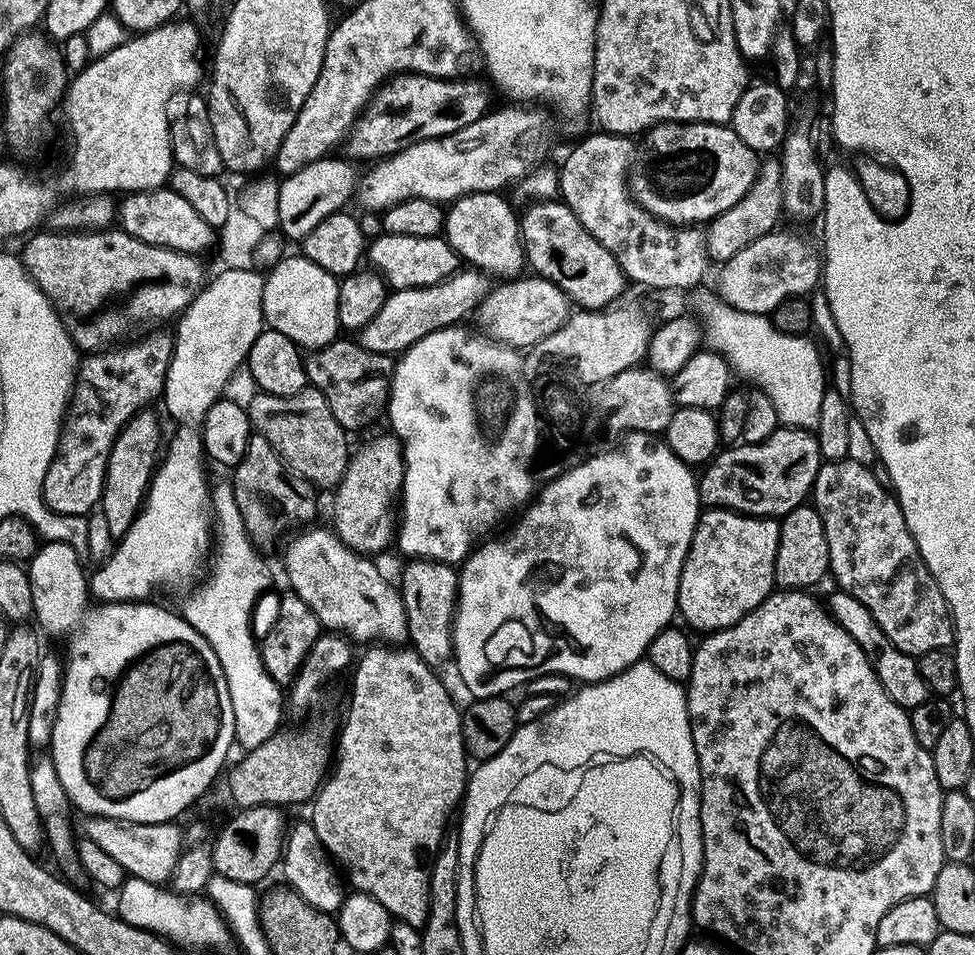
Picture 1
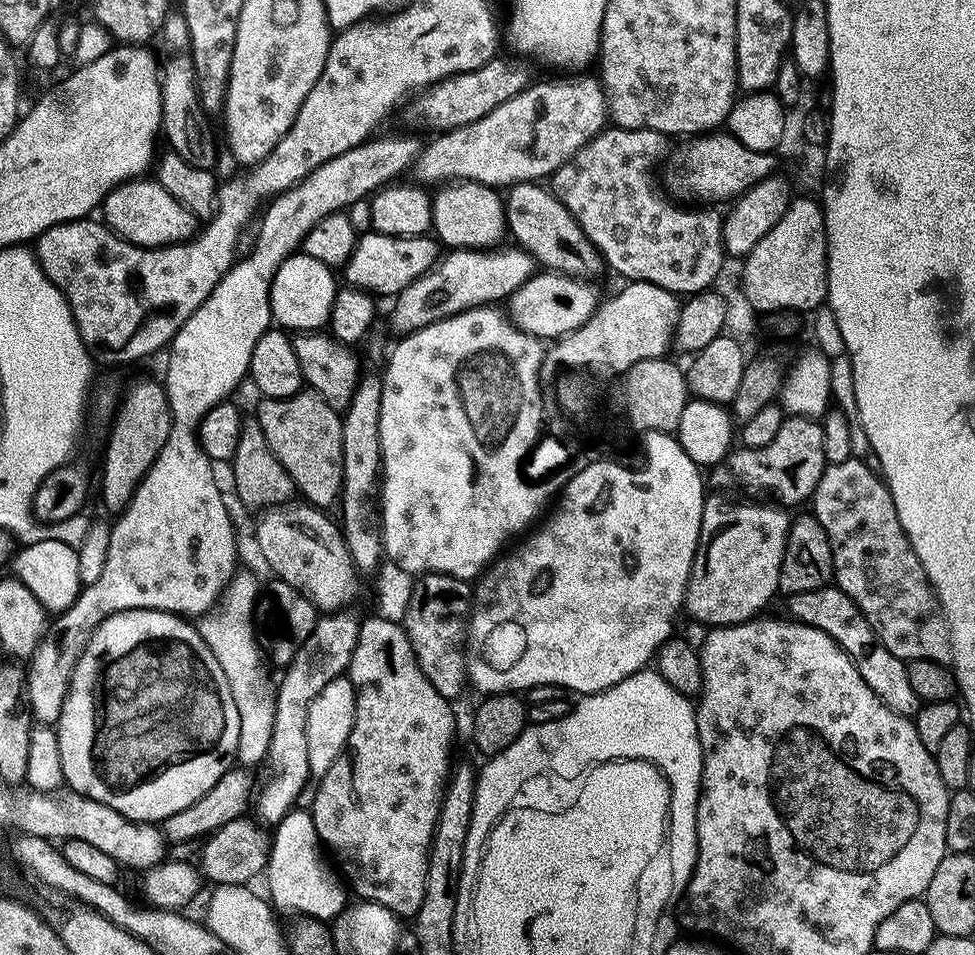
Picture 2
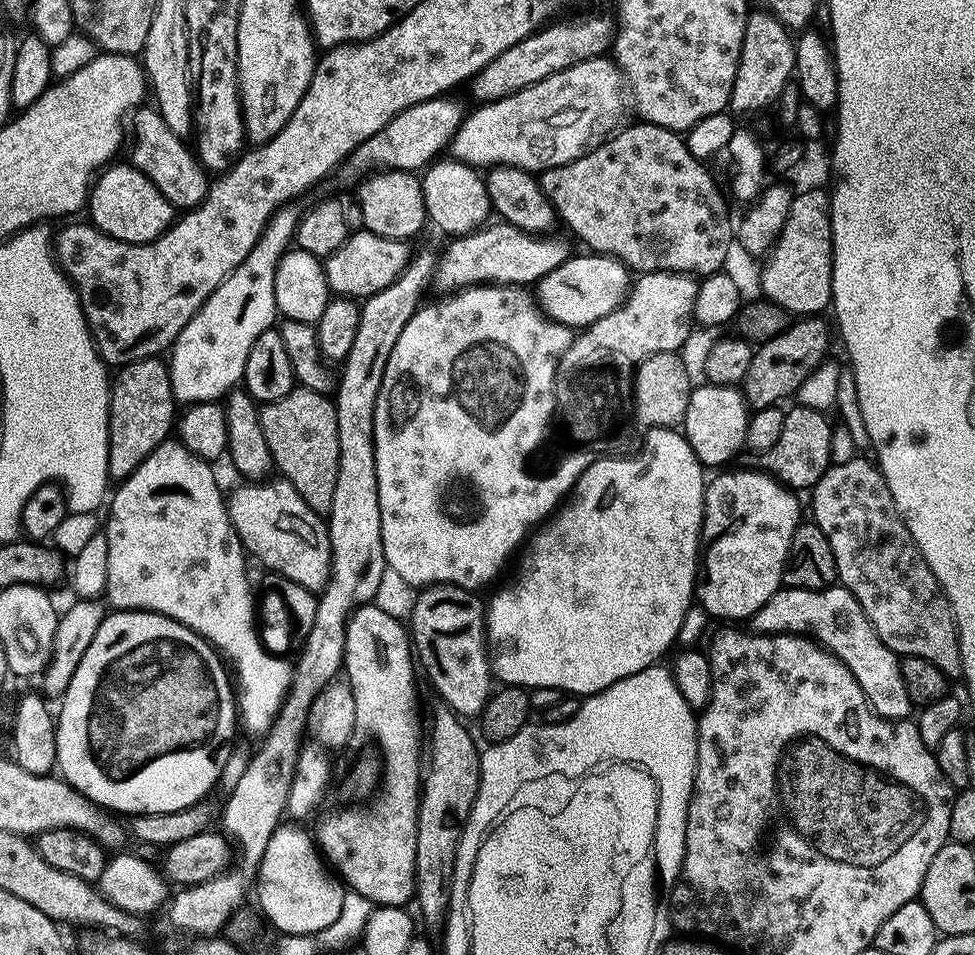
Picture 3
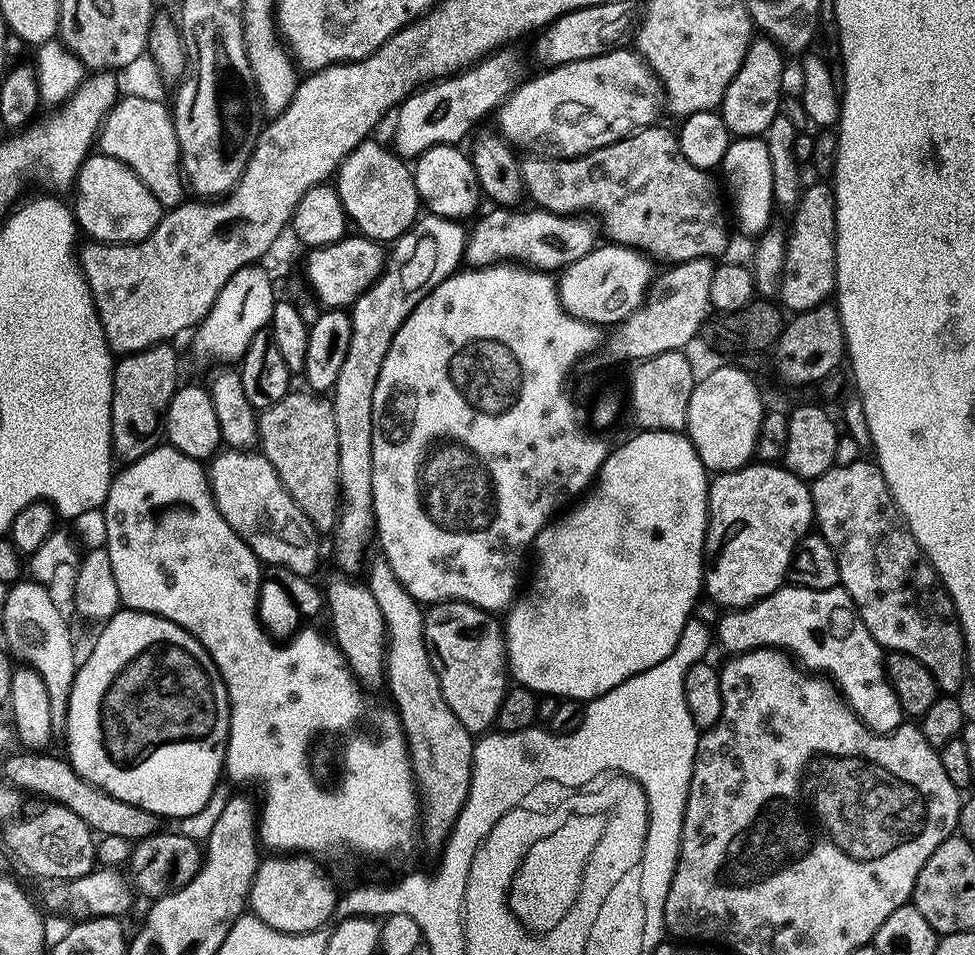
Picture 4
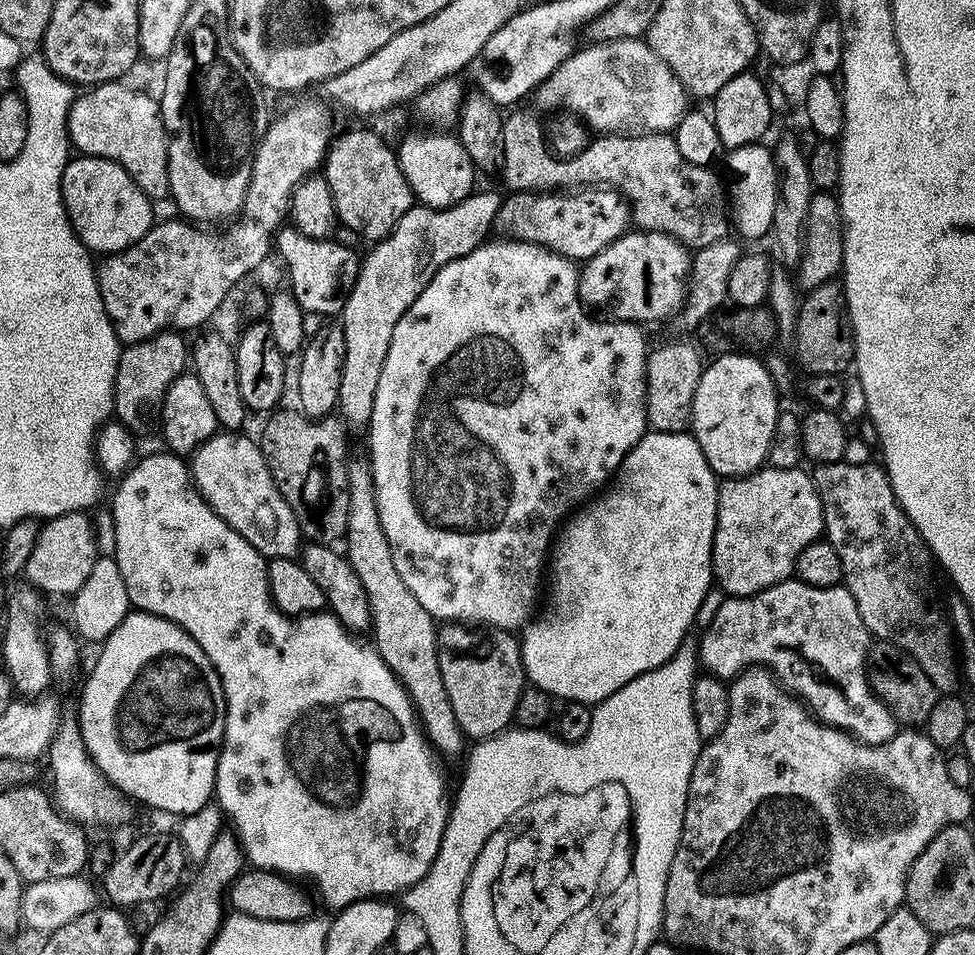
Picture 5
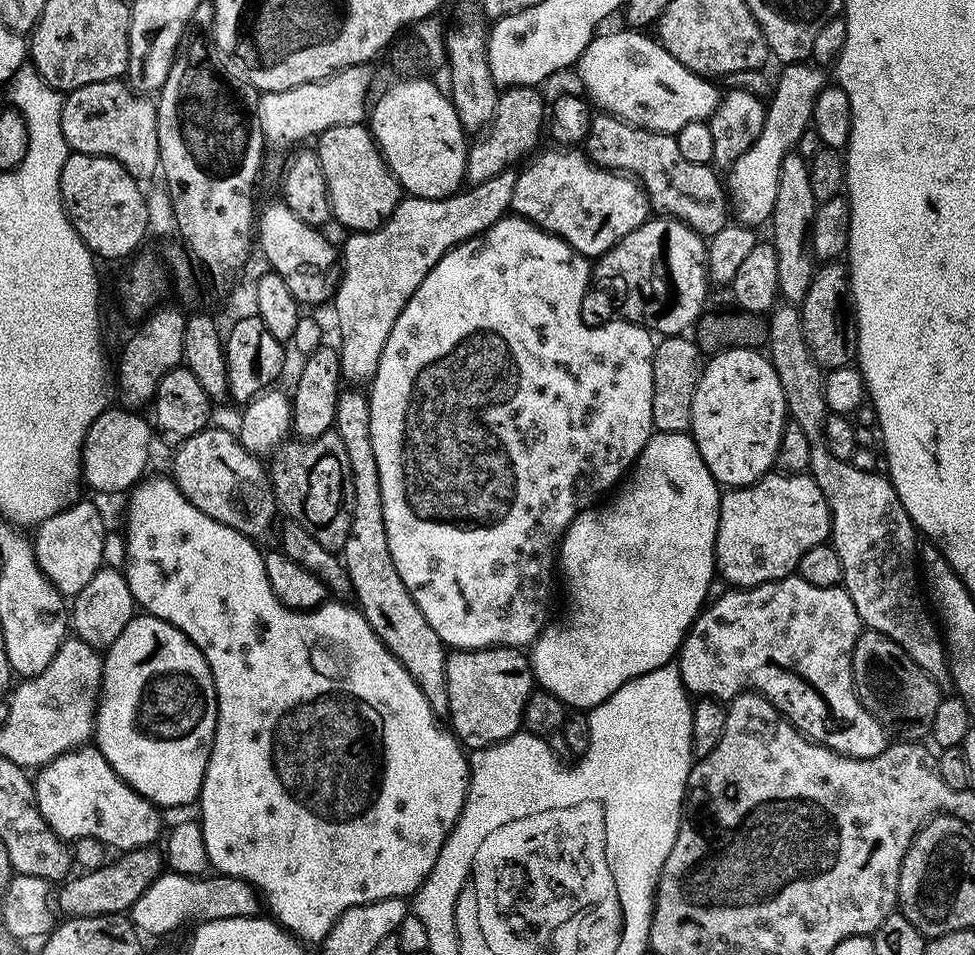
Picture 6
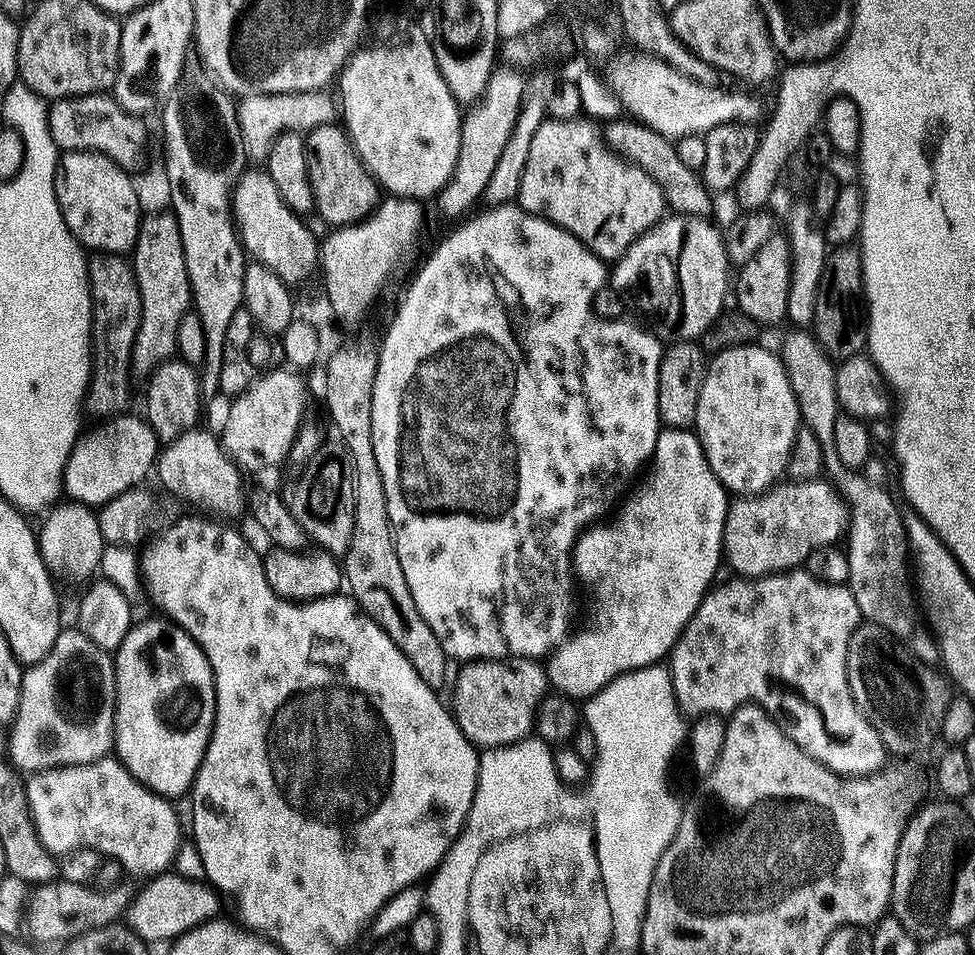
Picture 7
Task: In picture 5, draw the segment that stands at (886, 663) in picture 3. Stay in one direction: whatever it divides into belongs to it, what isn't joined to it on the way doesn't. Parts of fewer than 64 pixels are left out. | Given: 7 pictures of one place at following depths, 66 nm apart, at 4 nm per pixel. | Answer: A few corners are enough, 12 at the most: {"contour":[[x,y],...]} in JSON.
{"contour":[[789,578],[728,596],[698,660],[763,666],[861,744],[898,721],[868,682],[847,588]]}

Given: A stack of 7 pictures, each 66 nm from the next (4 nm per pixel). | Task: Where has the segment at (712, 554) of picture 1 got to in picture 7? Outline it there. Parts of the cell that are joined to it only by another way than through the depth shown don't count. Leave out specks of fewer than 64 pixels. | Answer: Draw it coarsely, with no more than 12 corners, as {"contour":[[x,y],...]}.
{"contour":[[827,479],[741,495],[724,523],[740,578],[796,570],[836,544],[848,505]]}

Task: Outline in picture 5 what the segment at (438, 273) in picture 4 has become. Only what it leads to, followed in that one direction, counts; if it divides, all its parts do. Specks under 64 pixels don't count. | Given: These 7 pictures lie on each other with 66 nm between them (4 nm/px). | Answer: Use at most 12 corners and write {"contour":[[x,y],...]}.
{"contour":[[501,193],[413,206],[344,299],[338,415],[372,423],[394,326],[489,239]]}

